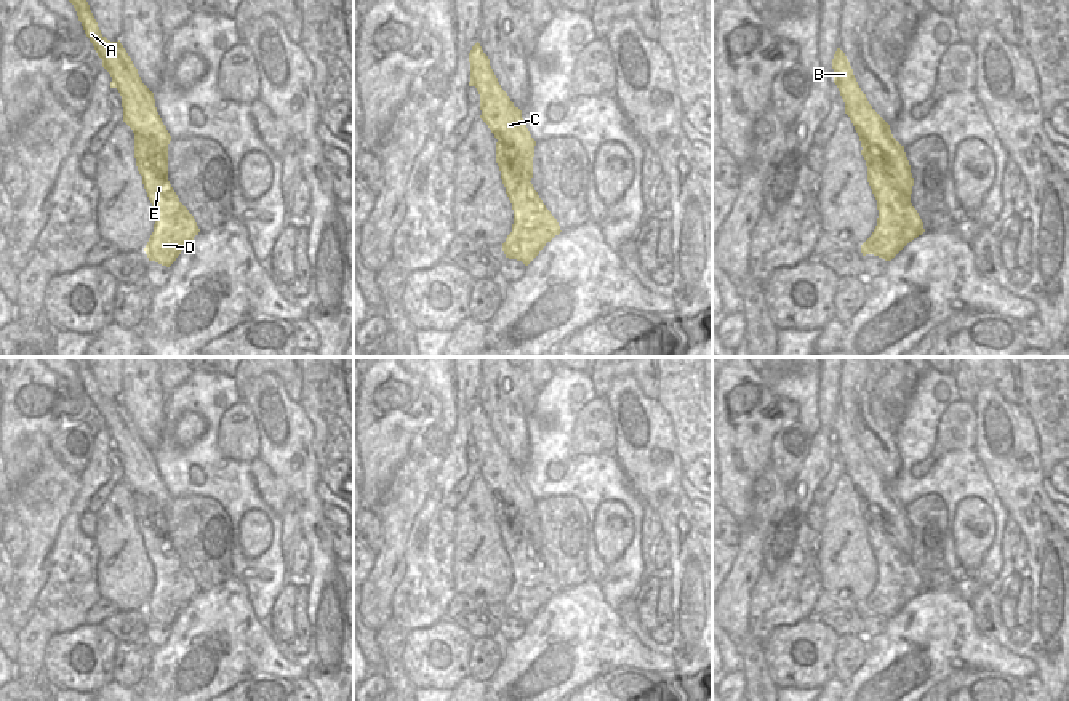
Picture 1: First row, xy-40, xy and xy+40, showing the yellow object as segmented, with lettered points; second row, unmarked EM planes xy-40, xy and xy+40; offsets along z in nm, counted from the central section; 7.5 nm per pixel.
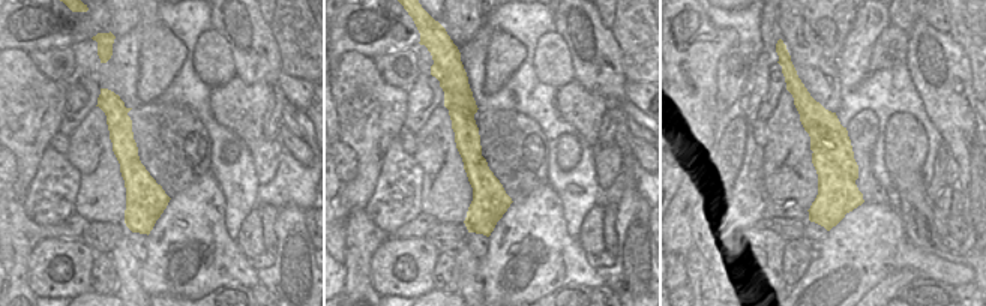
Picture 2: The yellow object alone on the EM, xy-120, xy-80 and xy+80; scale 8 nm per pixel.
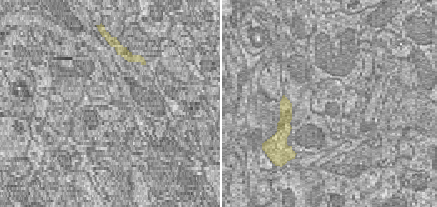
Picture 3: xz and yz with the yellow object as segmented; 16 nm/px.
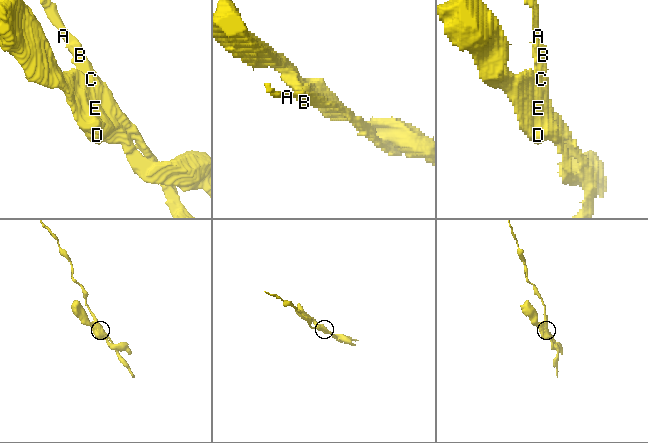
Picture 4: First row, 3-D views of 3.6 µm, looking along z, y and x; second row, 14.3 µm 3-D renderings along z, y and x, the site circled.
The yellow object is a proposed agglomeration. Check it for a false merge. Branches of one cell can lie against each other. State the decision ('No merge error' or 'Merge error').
Merge error

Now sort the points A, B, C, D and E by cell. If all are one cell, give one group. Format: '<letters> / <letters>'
A B C / D E

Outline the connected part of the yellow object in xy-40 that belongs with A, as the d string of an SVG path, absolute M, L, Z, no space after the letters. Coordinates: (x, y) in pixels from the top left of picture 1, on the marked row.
M69 2L75 8L86 37L102 59L102 67L112 77L110 88L117 88L122 96L123 122L134 134L149 139L146 157L155 165L160 178L168 178L168 144L171 136L157 112L154 93L142 83L120 40L110 42L101 34L88 2Z

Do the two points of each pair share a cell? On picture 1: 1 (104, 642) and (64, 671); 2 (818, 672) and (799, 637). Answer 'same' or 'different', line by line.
1: same
2: same

